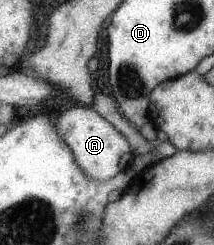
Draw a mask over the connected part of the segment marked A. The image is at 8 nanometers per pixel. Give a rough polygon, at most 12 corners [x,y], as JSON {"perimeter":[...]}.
{"perimeter":[[93,107],[59,114],[57,135],[91,180],[129,169],[135,155]]}

